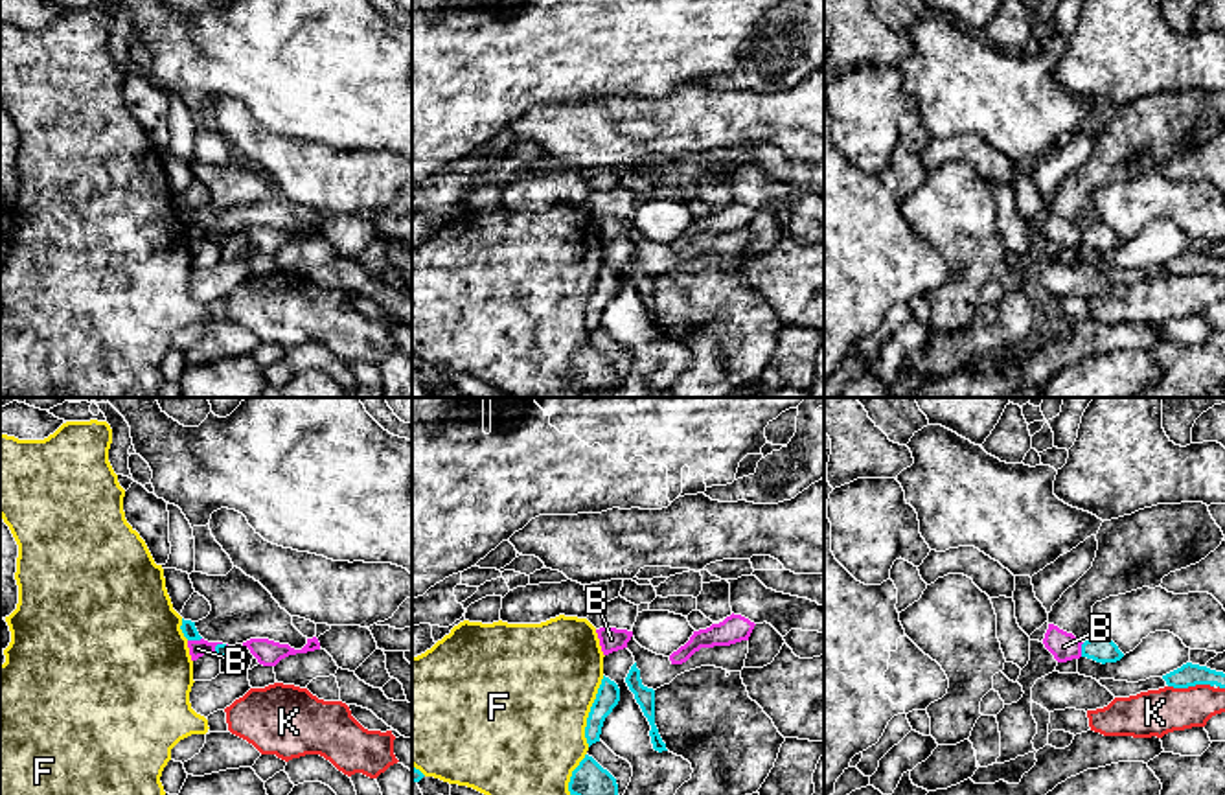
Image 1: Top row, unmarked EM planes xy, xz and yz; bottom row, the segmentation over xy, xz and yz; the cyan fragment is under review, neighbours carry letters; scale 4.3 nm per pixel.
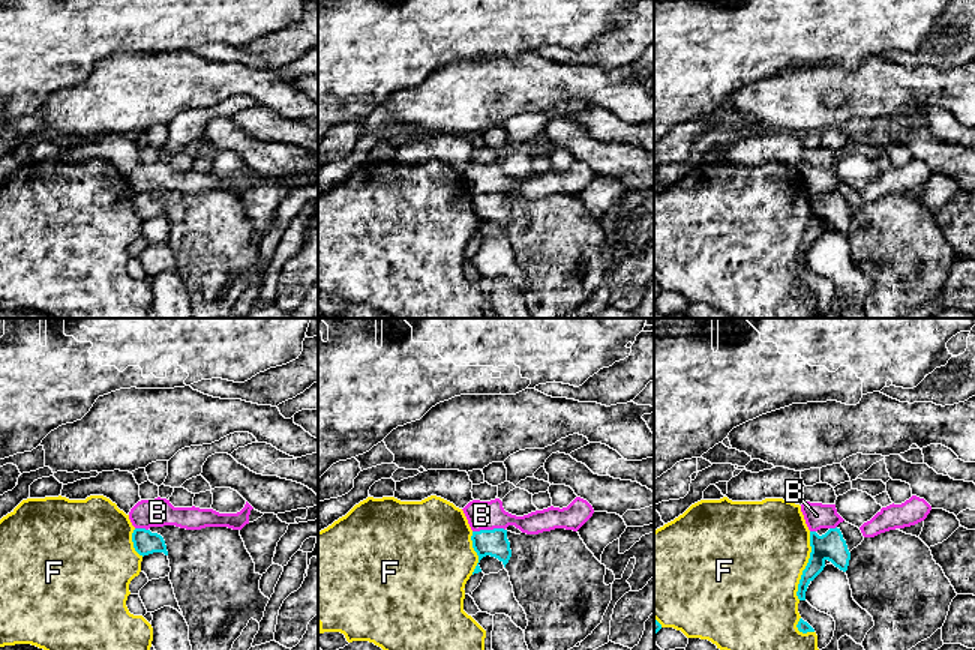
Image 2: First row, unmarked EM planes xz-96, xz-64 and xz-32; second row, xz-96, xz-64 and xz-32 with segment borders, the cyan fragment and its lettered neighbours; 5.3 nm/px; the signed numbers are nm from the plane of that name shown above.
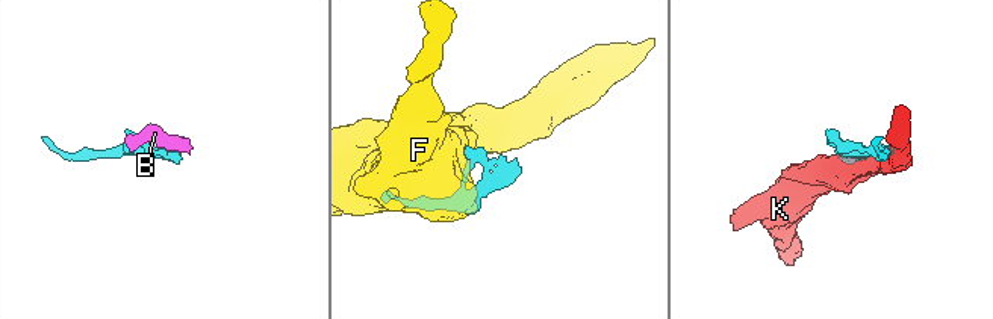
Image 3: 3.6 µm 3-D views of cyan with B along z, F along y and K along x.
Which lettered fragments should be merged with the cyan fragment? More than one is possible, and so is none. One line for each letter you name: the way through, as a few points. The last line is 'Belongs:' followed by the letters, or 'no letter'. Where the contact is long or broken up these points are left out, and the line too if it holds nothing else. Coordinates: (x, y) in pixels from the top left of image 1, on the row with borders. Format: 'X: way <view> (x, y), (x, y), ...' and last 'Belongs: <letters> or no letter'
Belongs: no letter

